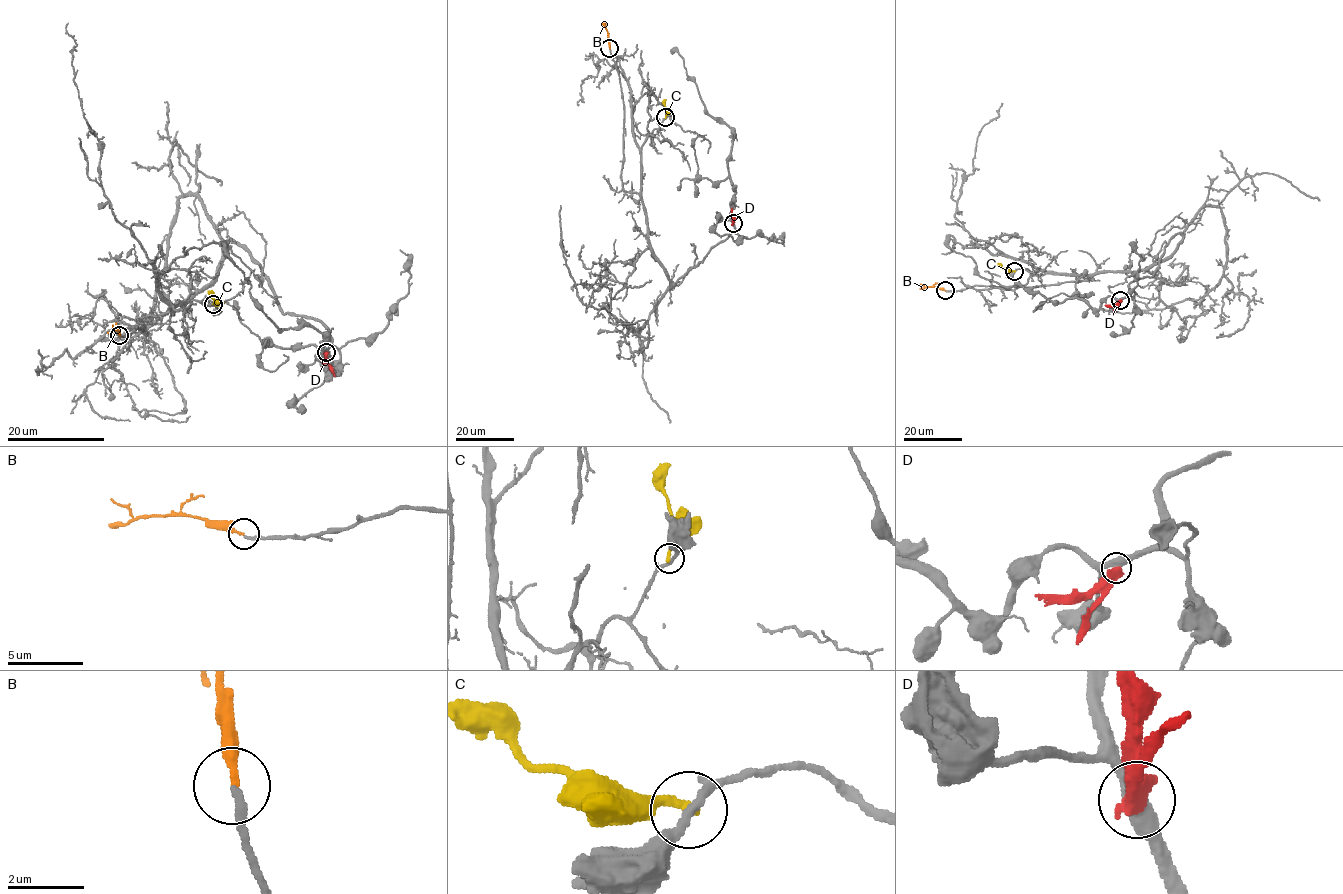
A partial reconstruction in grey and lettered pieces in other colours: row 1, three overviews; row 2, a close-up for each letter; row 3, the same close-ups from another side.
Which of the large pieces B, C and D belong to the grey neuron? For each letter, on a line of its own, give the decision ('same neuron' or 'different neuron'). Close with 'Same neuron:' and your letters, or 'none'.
B: different neuron
C: different neuron
D: different neuron
Same neuron: none

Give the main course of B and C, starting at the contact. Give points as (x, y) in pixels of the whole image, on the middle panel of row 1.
B: (609, 48), (603, 22)
C: (665, 117), (664, 99)

